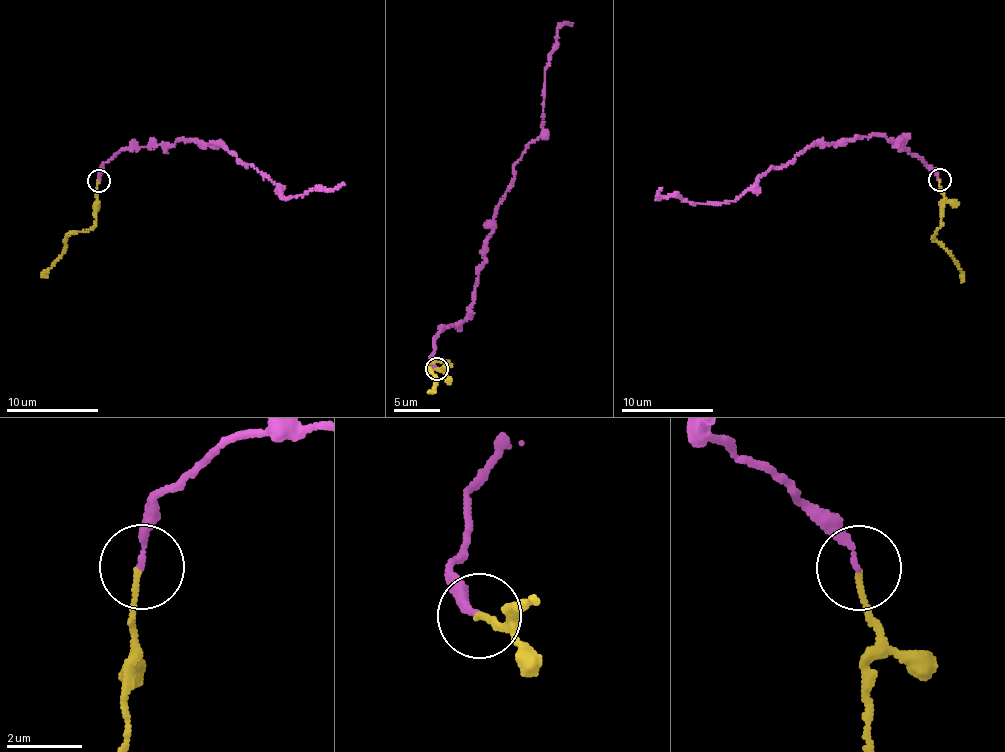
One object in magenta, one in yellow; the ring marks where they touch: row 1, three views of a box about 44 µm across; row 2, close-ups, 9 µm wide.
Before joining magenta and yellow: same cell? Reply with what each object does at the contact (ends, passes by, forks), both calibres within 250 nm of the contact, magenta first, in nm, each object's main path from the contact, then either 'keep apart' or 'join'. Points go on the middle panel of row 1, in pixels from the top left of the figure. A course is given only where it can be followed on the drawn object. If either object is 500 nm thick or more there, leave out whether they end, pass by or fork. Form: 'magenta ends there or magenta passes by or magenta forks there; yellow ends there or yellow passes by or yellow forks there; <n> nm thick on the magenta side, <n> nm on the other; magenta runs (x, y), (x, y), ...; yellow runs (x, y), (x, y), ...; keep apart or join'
magenta ends there; yellow ends there; 170 nm thick on the magenta side, 140 nm on the other; magenta runs (437, 369), (436, 336), (467, 316), (495, 209), (512, 164), (540, 135), (556, 30), (572, 25); yellow runs (438, 369), (447, 369), (448, 361), (431, 361), (428, 365), (437, 382), (429, 391); keep apart

